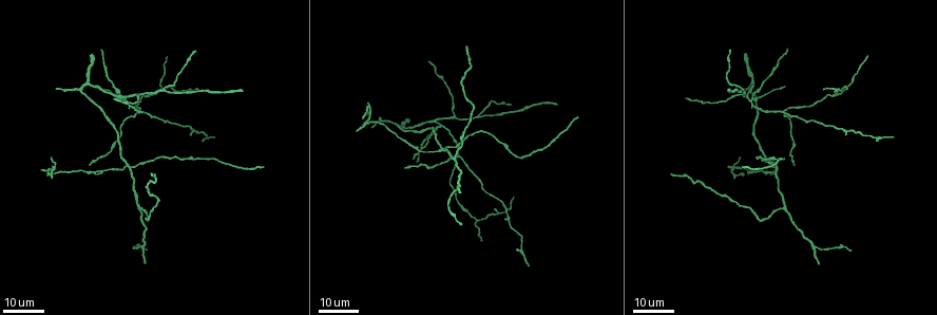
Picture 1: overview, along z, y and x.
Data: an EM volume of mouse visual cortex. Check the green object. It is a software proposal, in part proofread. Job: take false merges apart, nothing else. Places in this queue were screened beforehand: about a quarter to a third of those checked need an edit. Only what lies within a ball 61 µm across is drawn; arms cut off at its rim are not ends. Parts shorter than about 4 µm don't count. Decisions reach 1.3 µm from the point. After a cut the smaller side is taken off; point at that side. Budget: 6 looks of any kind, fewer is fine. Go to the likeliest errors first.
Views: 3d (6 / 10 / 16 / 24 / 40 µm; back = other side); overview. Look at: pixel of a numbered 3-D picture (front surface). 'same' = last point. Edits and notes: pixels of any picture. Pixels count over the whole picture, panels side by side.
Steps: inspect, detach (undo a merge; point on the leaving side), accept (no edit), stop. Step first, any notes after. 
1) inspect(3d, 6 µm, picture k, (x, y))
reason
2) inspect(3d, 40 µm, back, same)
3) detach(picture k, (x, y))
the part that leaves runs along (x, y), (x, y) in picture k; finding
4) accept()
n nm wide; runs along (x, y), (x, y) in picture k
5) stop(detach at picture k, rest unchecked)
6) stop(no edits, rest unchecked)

inspect(3d, 24 µm, picture 1, (475, 219))
branch point

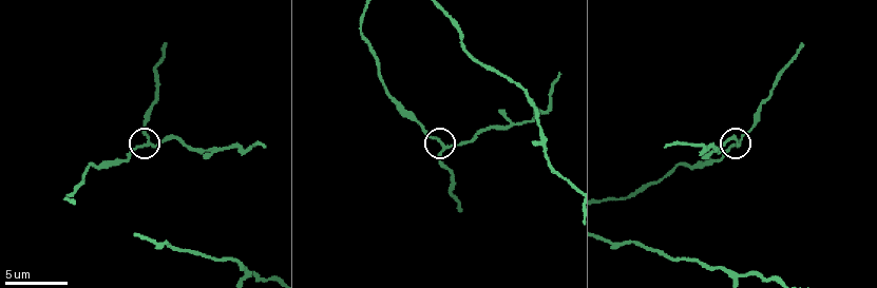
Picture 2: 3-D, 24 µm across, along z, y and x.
inspect(3d, 6 µm, picture 2, (152, 145))

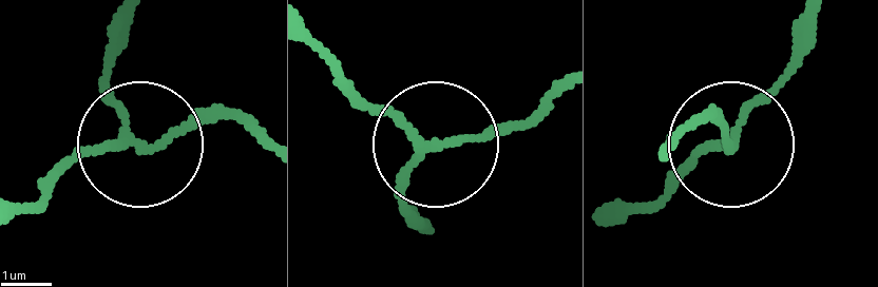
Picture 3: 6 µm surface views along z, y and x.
detach(picture 3, (208, 122))
side arm 10 µm; the part that leaves runs along (133, 138), (230, 117), (267, 138) in picture 3; two neurons meet here

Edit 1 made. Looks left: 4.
inspect(overview)
redraw

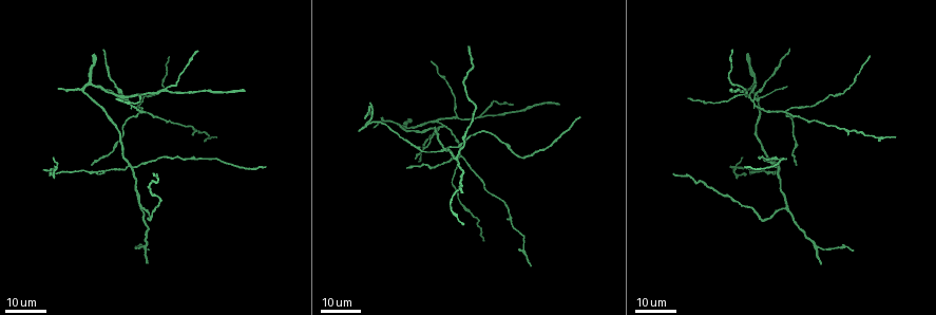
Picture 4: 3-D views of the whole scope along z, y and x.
inspect(3d, 16 µm, picture 4, (395, 125))
three arms meet

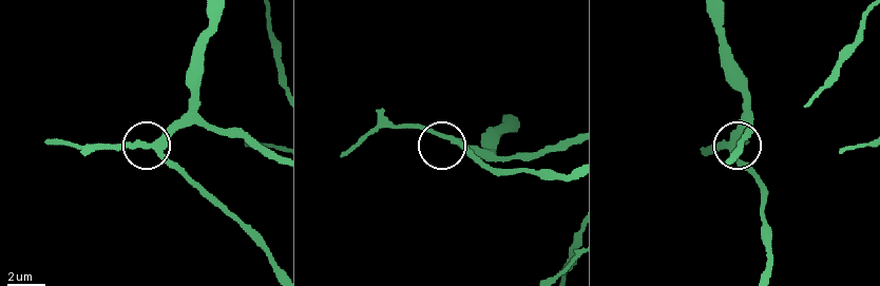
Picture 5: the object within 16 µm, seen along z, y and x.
inspect(3d, 6 µm, picture 5, (451, 139))

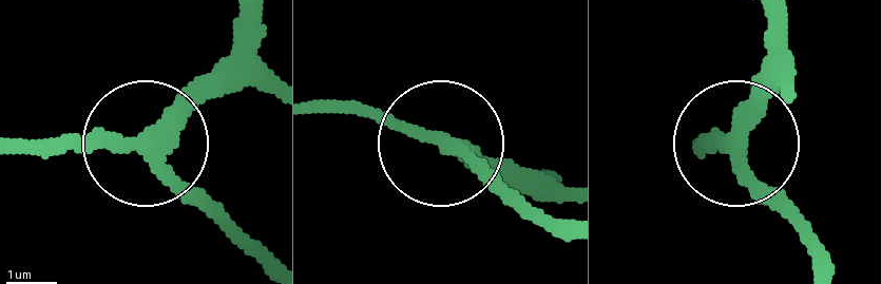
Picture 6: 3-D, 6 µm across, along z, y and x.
accept()
side arm 7 µm; 3 arms; one neuron here

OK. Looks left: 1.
stop(detach at picture 3, rest unchecked)

